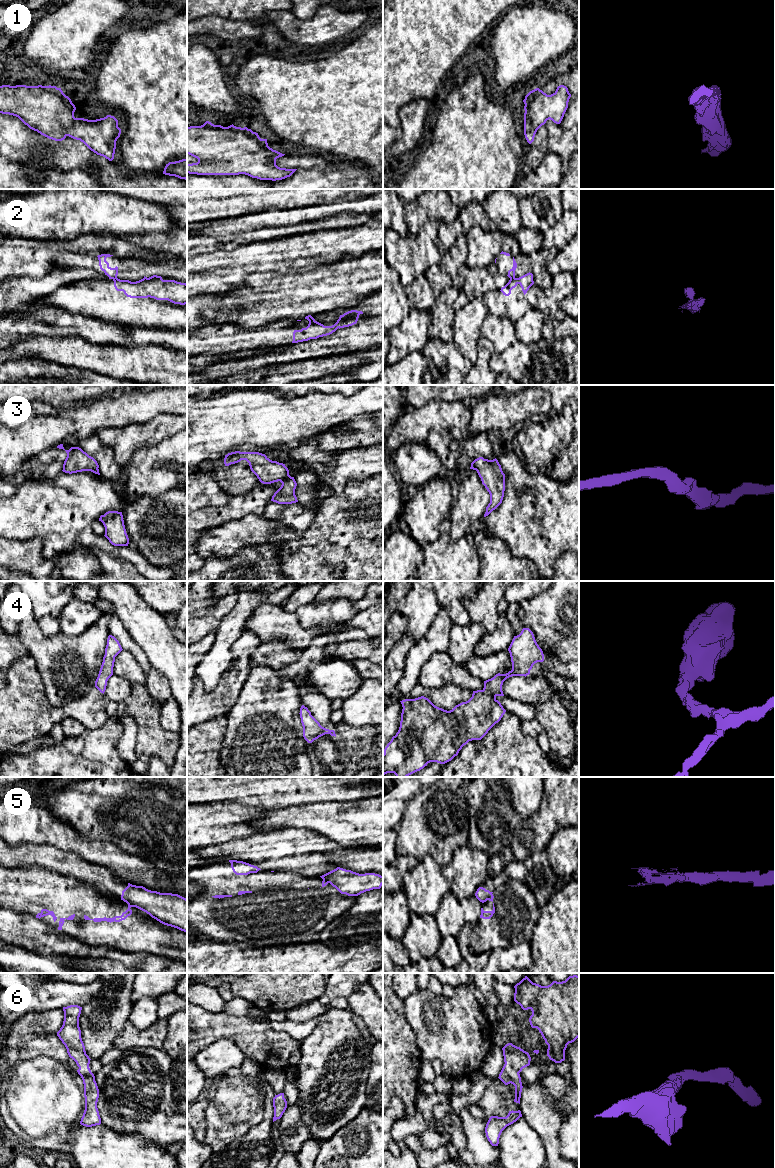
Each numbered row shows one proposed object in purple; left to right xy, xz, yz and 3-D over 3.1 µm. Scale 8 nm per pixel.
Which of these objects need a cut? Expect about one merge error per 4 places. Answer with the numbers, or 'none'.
2, 5

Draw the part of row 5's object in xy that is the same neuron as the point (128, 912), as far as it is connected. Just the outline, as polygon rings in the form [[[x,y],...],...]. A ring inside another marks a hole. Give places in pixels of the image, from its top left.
[[[128,904],[128,909],[122,913],[121,916],[115,916],[113,918],[94,918],[94,919],[90,919],[88,916],[84,915],[84,919],[85,920],[93,920],[94,922],[101,922],[101,921],[107,921],[107,922],[120,922],[122,920],[125,920],[128,916],[130,916],[132,914],[132,910],[130,909],[131,907],[133,907],[132,905]]]

